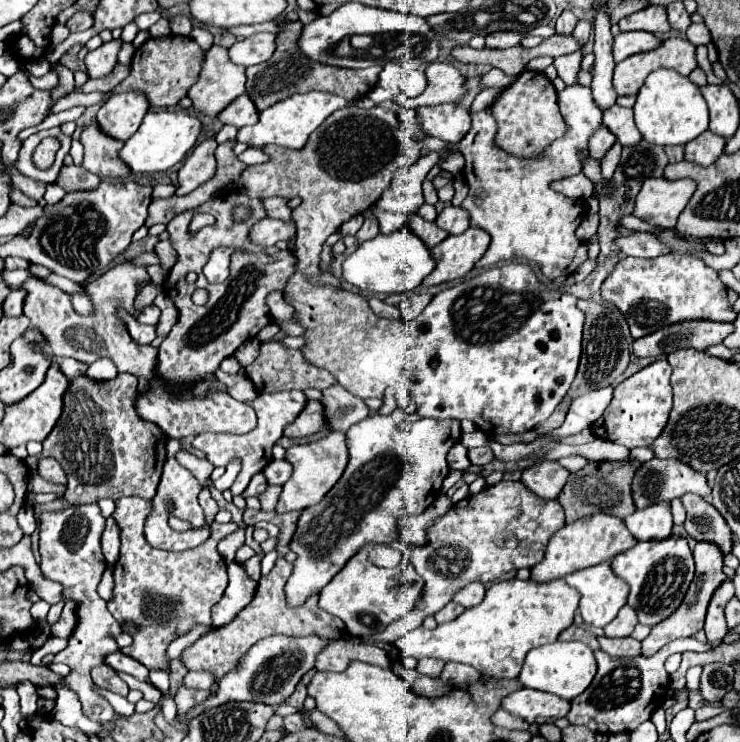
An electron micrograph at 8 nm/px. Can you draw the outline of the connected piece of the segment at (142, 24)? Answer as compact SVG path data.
M152 11L152 13L142 13L142 15L138 15L136 19L134 19L134 23L138 25L138 29L150 29L158 19L160 19L162 15L158 13L158 11Z

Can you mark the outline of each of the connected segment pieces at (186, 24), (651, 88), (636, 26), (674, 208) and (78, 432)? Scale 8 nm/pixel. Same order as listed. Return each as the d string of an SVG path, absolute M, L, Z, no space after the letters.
M183 15L172 17L169 23L173 35L182 35L182 37L186 37L186 35L190 35L193 29L191 18L185 18Z
M658 69L650 73L638 91L634 105L636 127L648 143L660 147L686 145L708 129L708 107L700 89L680 73L672 69Z
M650 5L642 11L636 11L624 19L620 19L620 31L650 31L650 33L666 33L670 29L666 19L666 7Z
M650 177L634 201L634 215L654 227L674 227L694 189L696 183L692 179L668 181L664 177Z
M86 373L74 377L64 393L64 409L62 415L52 429L52 433L44 441L44 449L36 457L26 457L26 465L30 471L36 471L38 461L44 457L56 459L68 477L68 489L64 493L64 501L70 505L96 503L100 499L120 499L120 497L142 497L152 499L162 475L162 467L166 461L166 441L168 437L154 423L142 421L134 411L134 401L138 395L138 379L130 373L118 373L116 379L96 381Z

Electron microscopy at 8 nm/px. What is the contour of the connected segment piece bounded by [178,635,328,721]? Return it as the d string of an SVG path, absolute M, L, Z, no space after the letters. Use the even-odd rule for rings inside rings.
M276 635L272 639L262 639L262 643L256 643L256 647L252 647L252 651L248 651L248 655L244 655L244 659L240 661L240 667L236 667L236 671L232 671L232 675L224 675L224 679L220 681L220 689L216 695L210 695L204 703L204 707L196 707L196 711L192 711L192 715L186 715L186 719L178 717L178 721L190 721L192 717L200 715L200 711L228 703L228 701L256 701L256 703L268 703L268 705L280 705L284 703L296 683L302 679L302 675L314 667L314 657L316 651L320 651L320 647L324 647L328 641L316 637L316 635L308 635L308 637L282 637Z

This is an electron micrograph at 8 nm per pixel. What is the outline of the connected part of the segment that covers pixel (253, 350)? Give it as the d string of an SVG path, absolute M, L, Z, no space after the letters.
M254 337L254 339L248 339L248 343L244 343L244 345L238 347L238 351L236 351L234 357L238 357L238 361L240 361L242 365L252 363L254 357L258 355L258 343L260 343L260 341L258 341L256 337Z

